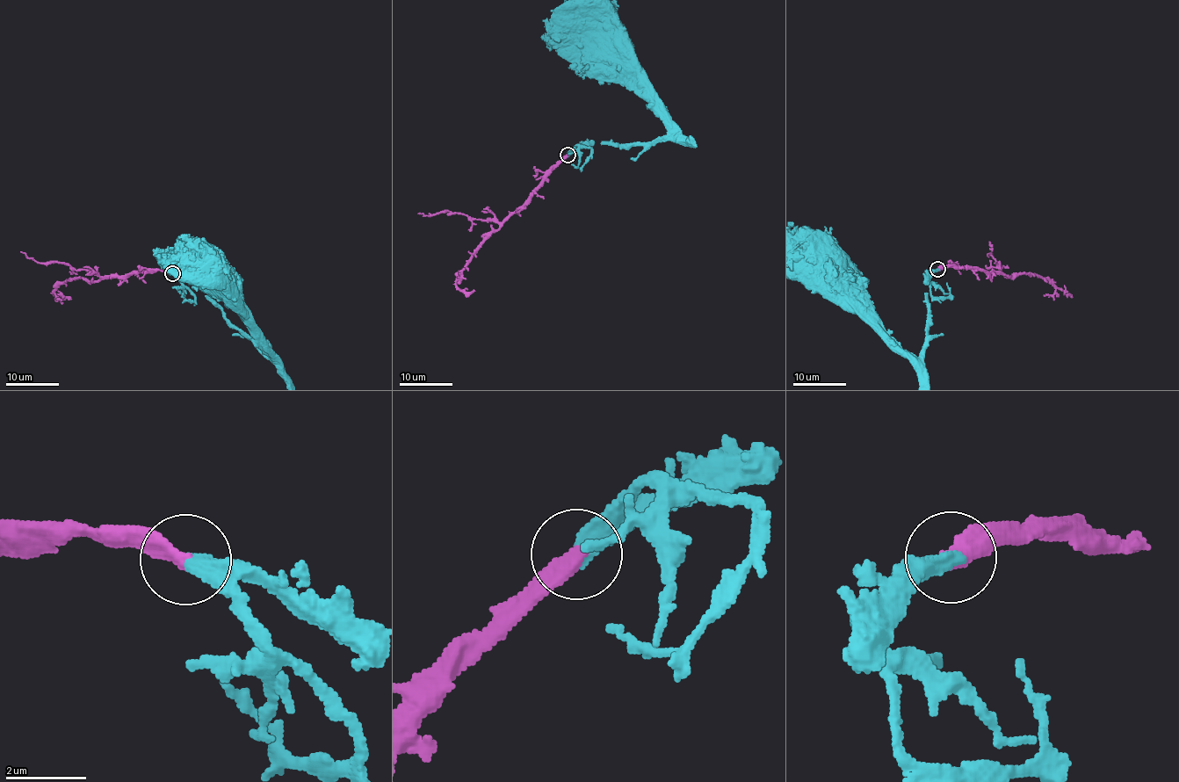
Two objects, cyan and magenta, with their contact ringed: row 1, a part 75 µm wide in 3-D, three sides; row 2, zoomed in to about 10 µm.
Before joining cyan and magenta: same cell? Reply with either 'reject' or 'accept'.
accept

